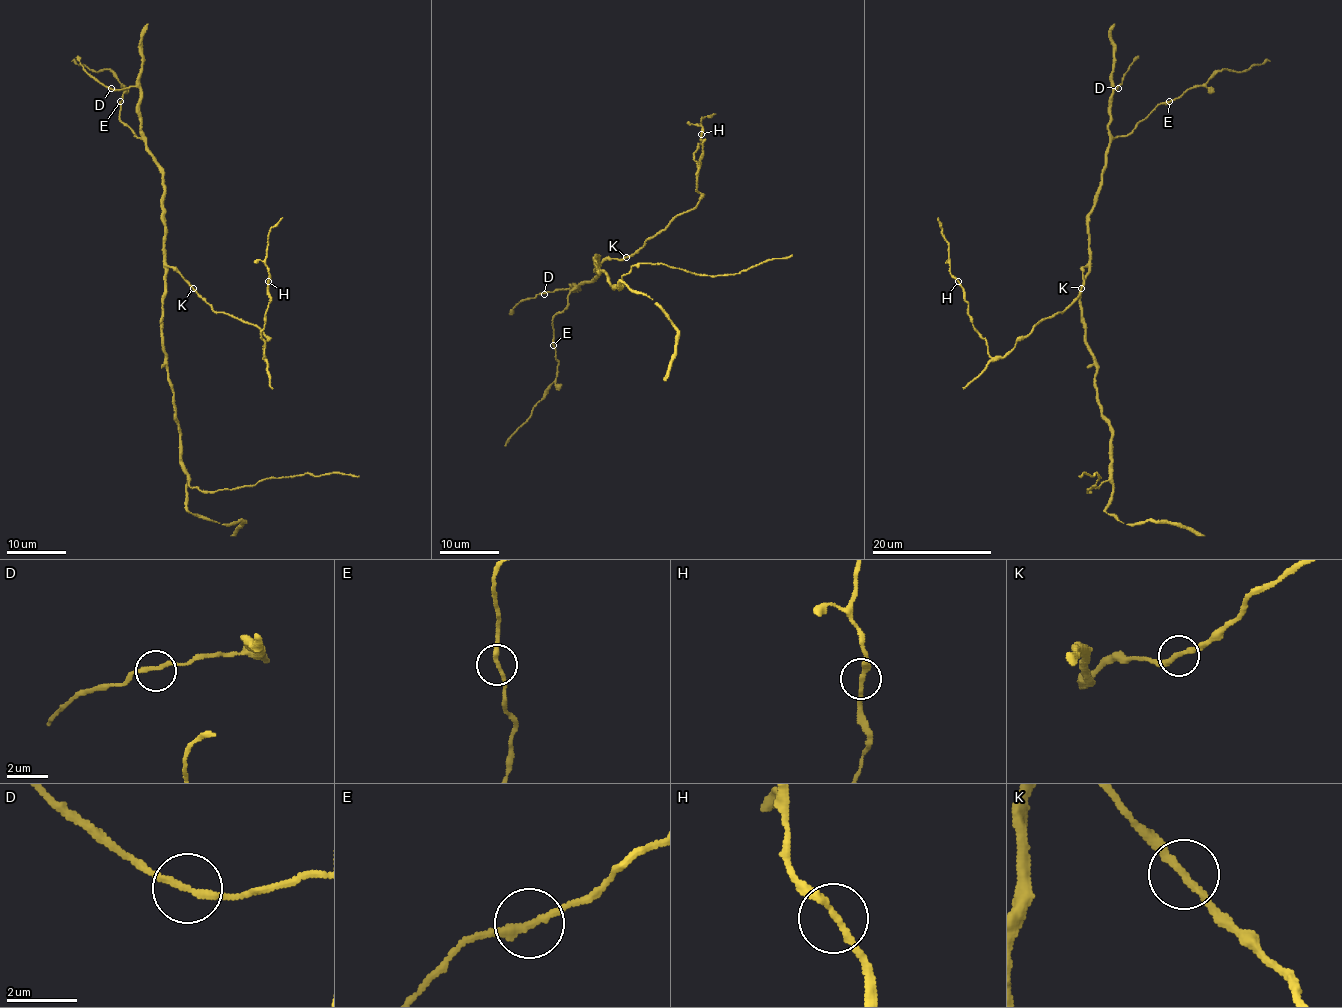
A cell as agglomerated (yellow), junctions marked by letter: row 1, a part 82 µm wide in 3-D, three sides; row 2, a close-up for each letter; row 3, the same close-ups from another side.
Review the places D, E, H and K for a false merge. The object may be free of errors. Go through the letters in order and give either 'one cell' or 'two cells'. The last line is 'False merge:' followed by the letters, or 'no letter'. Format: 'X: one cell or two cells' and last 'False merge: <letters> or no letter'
D: one cell
E: one cell
H: one cell
K: one cell
False merge: no letter

